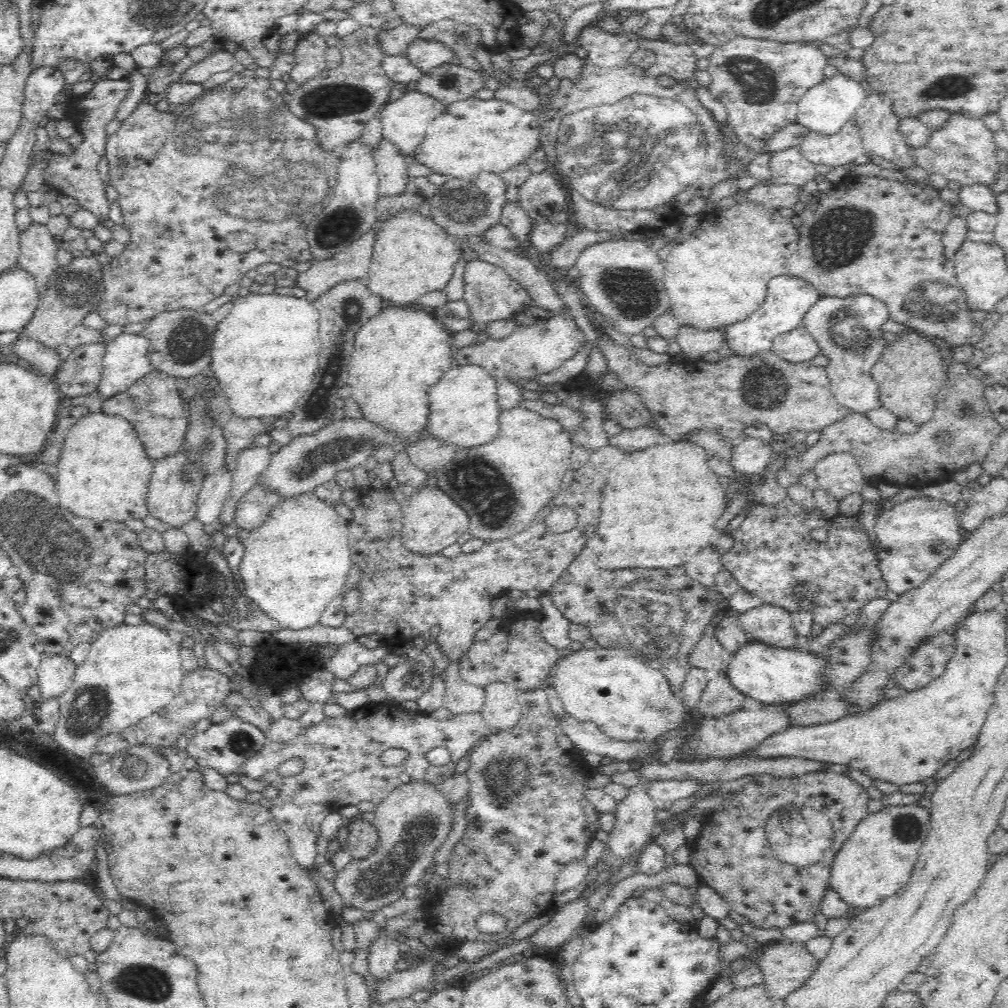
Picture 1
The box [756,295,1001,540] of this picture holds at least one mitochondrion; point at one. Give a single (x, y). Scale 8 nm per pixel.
(845, 328)

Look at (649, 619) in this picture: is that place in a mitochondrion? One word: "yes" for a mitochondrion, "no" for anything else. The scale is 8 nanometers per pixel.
yes

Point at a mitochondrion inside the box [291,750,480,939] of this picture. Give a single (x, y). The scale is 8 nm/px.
(419, 829)

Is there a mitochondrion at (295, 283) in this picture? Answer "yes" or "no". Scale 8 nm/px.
no

